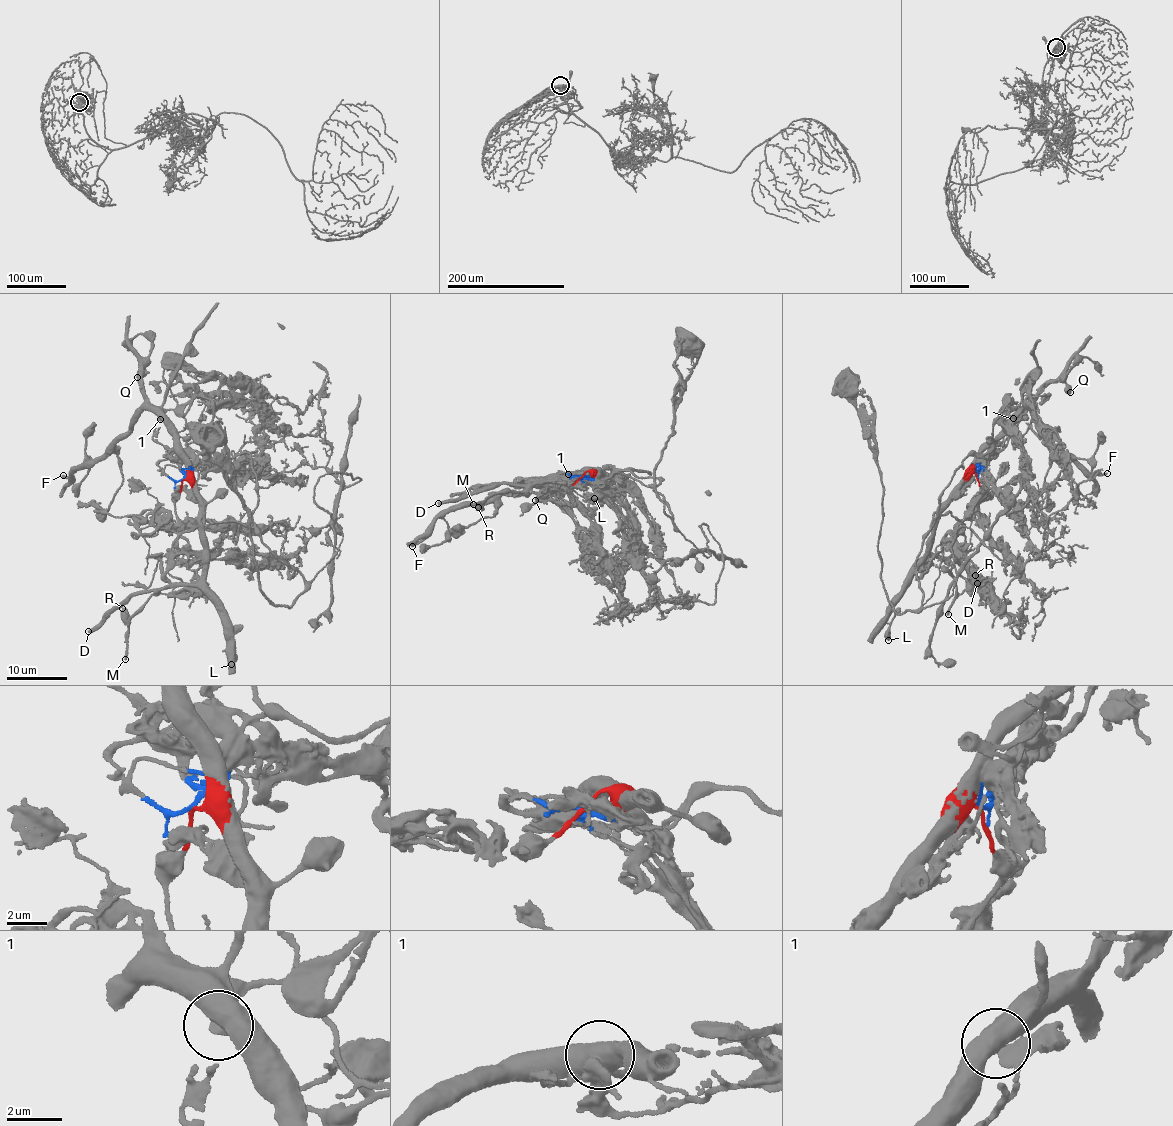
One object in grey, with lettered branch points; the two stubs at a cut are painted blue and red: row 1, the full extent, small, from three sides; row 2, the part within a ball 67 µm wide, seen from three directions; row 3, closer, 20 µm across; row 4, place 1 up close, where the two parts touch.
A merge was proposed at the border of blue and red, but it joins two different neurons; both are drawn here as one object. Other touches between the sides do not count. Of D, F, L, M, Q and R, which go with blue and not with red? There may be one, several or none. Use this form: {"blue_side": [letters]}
{"blue_side": []}

